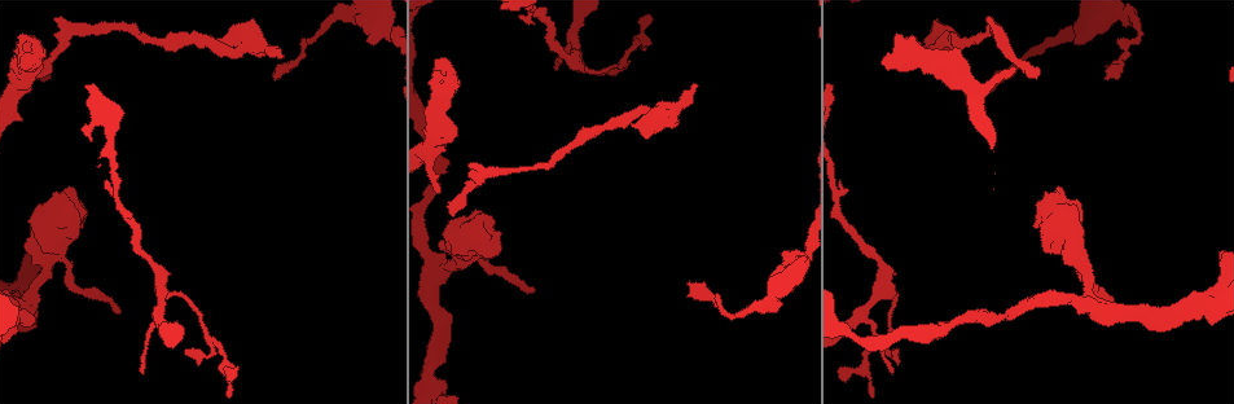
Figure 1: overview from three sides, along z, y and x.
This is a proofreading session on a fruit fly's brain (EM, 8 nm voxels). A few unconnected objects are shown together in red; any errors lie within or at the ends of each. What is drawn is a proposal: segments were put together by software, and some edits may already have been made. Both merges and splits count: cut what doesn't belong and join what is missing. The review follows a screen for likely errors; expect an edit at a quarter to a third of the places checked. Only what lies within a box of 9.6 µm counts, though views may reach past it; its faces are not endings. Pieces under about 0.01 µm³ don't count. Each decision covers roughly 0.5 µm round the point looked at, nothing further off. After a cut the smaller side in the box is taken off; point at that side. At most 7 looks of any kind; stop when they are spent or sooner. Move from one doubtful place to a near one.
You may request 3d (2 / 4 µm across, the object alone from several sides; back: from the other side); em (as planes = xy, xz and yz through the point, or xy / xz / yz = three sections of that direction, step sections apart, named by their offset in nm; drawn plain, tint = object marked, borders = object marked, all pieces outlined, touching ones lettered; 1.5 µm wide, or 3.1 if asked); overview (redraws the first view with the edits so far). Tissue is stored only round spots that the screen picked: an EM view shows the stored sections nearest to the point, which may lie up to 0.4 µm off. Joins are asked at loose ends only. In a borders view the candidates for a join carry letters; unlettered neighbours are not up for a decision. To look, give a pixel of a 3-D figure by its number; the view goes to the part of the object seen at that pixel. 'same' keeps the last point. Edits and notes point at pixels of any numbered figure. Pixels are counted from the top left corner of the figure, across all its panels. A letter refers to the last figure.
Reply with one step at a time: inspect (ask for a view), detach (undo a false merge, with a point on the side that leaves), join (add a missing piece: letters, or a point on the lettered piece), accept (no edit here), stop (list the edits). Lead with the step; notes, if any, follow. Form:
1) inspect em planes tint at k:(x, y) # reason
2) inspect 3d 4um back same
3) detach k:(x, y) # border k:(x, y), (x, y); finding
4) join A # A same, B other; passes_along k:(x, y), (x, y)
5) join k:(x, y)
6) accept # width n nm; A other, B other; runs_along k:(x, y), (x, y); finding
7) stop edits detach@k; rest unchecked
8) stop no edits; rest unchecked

inspect em planes borders at 1:(1034, 76)

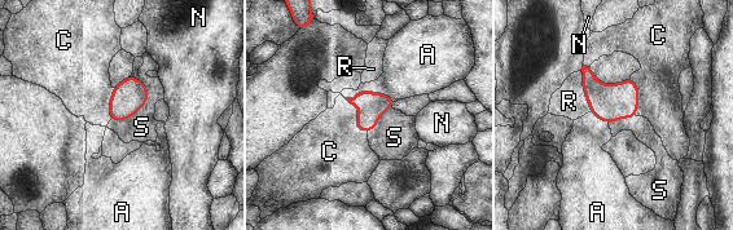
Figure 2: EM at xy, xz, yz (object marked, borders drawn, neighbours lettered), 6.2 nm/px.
accept # A other, C other, N other, R other, S other; border 2:(144, 83), (146, 102), (110, 120); none of them fits

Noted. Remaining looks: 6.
inspect 3d 2um at 1:(688, 282) # tapers out

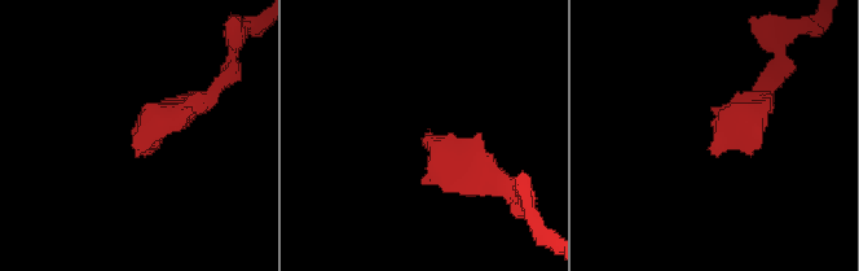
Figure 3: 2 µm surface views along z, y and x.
inspect em planes plain at 3:(136, 154)

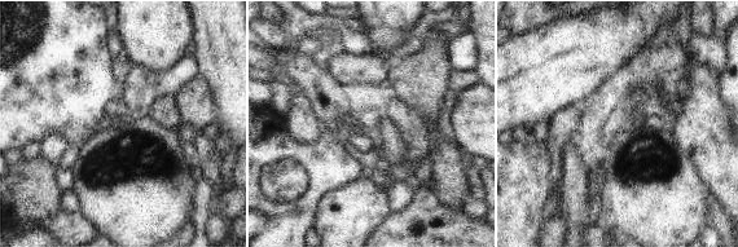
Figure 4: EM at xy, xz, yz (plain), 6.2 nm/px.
inspect em planes borders same # see the neighbours

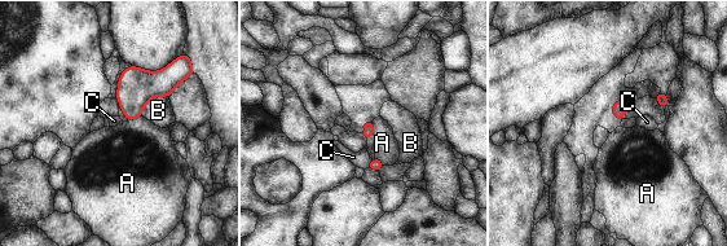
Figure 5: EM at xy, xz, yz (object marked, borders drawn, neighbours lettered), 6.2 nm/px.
accept # A other, B other, C other; border 5:(371, 123), (373, 132), (368, 139); no lettered piece goes on from it

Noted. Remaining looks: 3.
inspect em xz step 8 tint at 1:(384, 29) # calibre changes

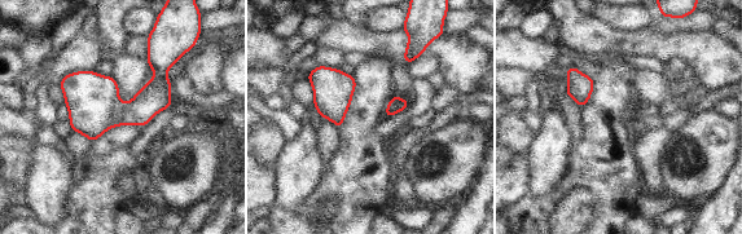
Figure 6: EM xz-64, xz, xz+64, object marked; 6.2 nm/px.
inspect em planes tint same # cut it another way

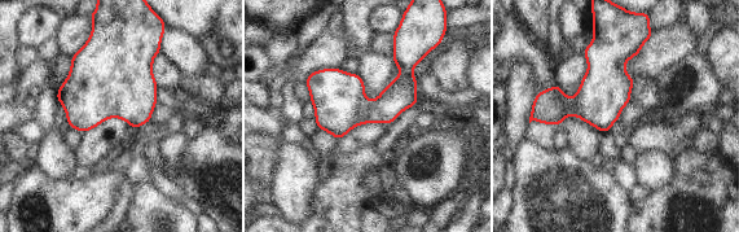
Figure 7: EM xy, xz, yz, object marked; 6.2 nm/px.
inspect em planes borders same

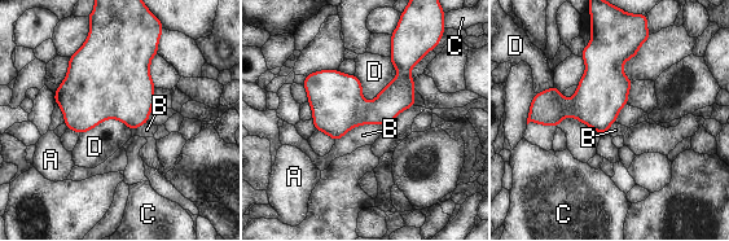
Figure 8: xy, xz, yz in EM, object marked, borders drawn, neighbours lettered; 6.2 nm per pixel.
accept # width 500 nm; A other, B other, C other, D other; all the same neuron

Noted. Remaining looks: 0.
stop no edits; rest unchecked

